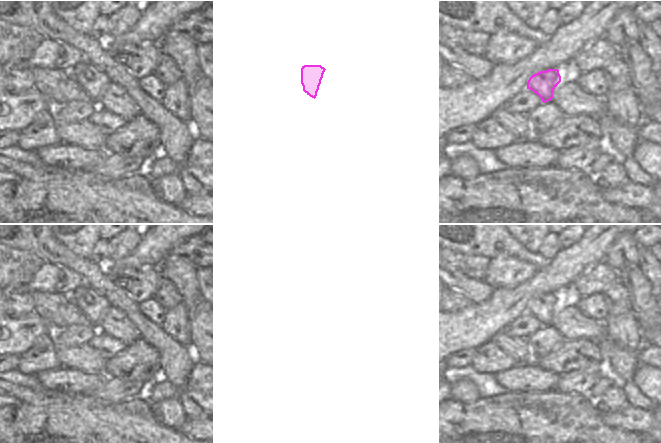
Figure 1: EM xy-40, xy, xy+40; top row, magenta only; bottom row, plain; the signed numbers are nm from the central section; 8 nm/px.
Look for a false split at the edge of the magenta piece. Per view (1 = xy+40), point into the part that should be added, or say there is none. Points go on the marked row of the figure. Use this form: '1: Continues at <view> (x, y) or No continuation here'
1: No continuation here.

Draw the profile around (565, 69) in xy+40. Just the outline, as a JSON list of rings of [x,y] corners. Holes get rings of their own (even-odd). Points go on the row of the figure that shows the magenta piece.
[[[570,61],[568,63],[564,63],[560,65],[557,69],[559,70],[559,74],[561,76],[561,80],[563,80],[566,77],[571,76],[571,70],[574,68],[574,63],[573,61]]]

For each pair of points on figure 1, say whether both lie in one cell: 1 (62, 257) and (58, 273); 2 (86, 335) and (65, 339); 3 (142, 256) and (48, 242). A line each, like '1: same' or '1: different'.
1: different
2: same
3: different

